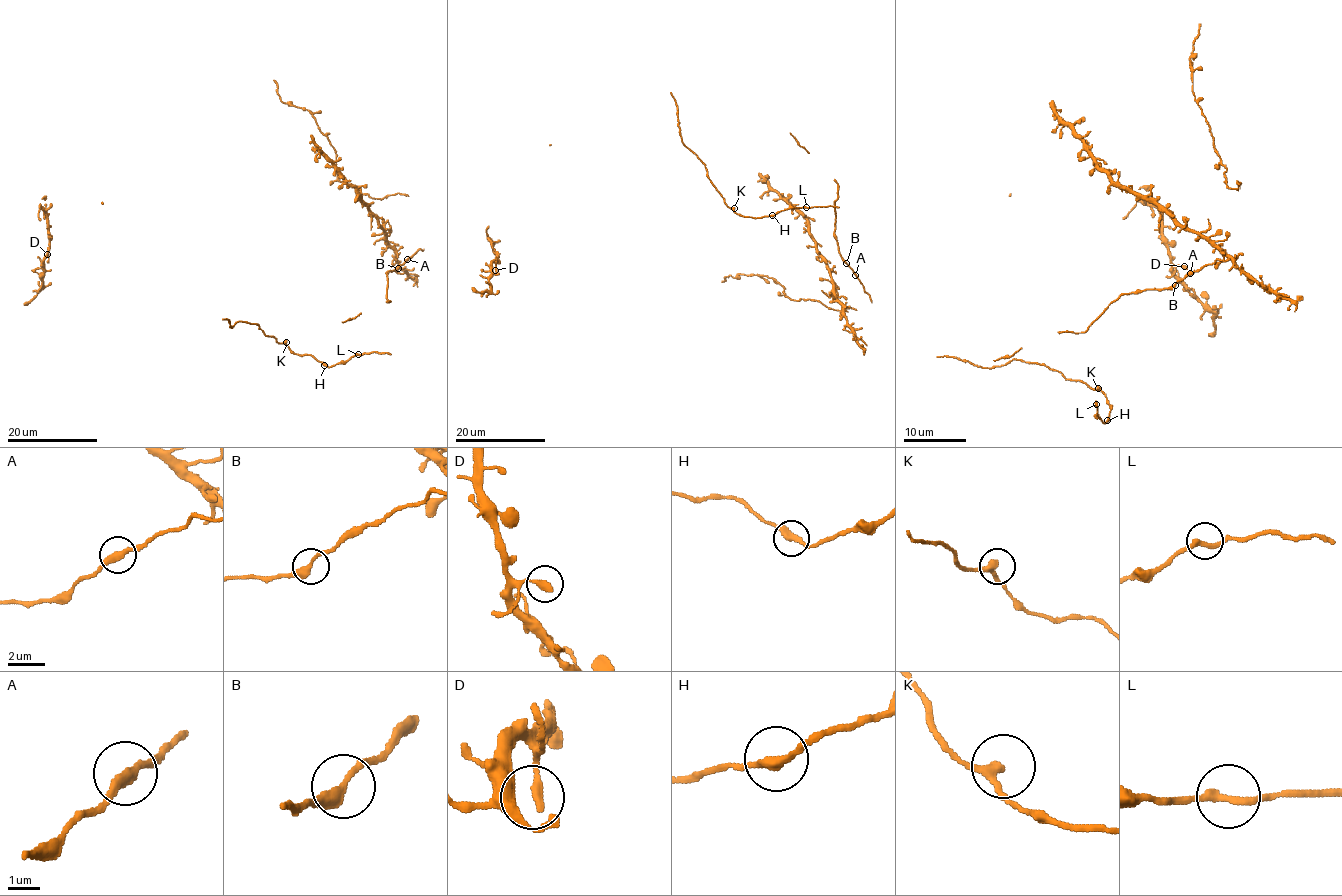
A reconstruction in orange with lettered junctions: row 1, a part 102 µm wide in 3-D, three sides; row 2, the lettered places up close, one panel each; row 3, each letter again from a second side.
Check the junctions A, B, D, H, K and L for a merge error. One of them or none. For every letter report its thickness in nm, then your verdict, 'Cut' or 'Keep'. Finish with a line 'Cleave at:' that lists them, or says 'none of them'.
A: Thickness 280 nm. Keep
B: Thickness 280 nm. Keep
D: Thickness 360 nm. Keep
H: Thickness 280 nm. Keep
K: Thickness 280 nm. Keep
L: Thickness 260 nm. Keep
Cleave at: none of them

